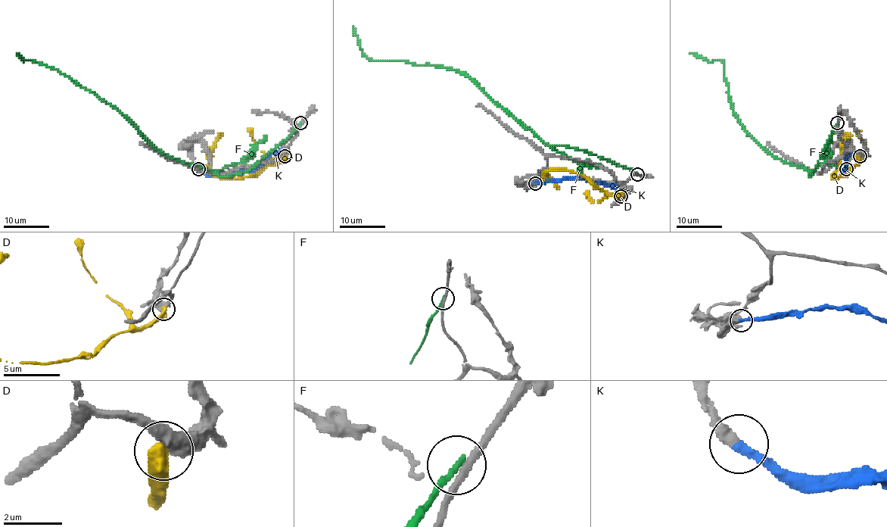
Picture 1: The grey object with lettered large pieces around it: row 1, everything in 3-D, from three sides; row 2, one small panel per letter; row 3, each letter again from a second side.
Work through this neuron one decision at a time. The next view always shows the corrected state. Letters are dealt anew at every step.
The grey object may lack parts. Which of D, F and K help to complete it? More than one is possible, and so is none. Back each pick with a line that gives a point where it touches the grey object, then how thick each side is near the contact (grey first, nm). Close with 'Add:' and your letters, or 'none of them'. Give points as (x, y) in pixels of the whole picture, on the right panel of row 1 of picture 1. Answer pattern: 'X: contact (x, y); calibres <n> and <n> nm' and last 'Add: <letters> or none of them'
K: contact (846, 169); calibres 340 and 280 nm
Add: K

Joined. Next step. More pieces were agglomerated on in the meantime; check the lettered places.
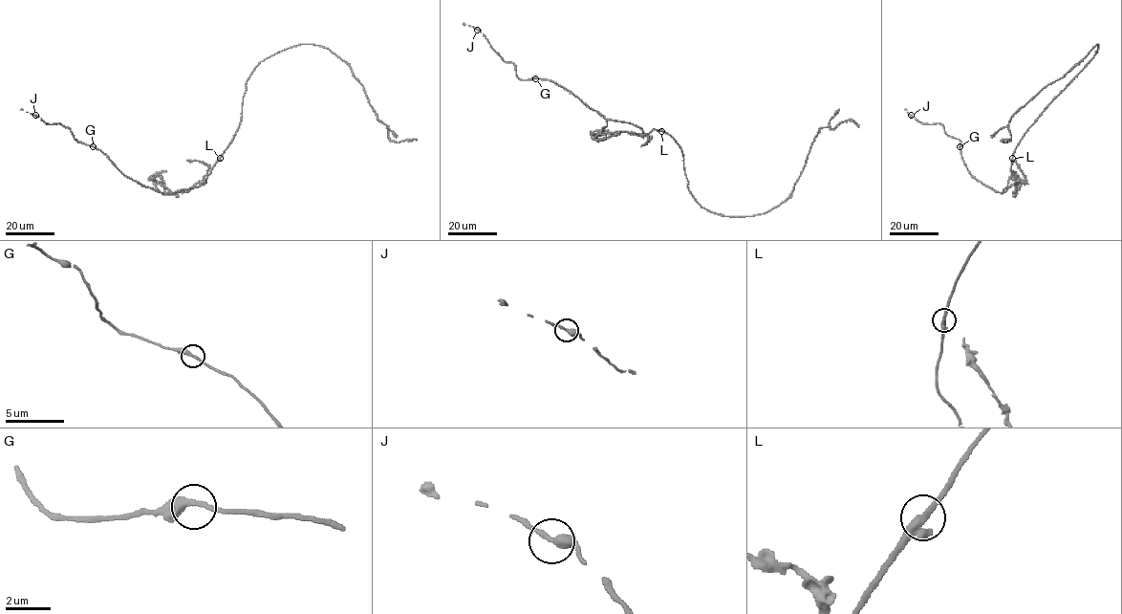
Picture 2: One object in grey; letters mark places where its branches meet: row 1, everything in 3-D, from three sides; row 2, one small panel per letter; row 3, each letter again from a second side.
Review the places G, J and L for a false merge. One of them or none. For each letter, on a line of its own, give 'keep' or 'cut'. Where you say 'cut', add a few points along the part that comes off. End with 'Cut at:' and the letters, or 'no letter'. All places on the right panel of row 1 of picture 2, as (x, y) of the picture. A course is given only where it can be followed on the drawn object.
G: keep
J: keep
L: keep
Cut at: no letter

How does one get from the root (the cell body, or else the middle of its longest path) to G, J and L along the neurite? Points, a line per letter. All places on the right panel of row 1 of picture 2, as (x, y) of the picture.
G: (1037, 119), (1015, 149), (1011, 172), (1015, 182), (1002, 193), (971, 175), (960, 146)
J: (1037, 119), (1015, 149), (1015, 182), (1002, 193), (971, 175), (961, 142), (941, 123), (911, 116)
L: (1037, 119), (1016, 146), (1012, 158)

